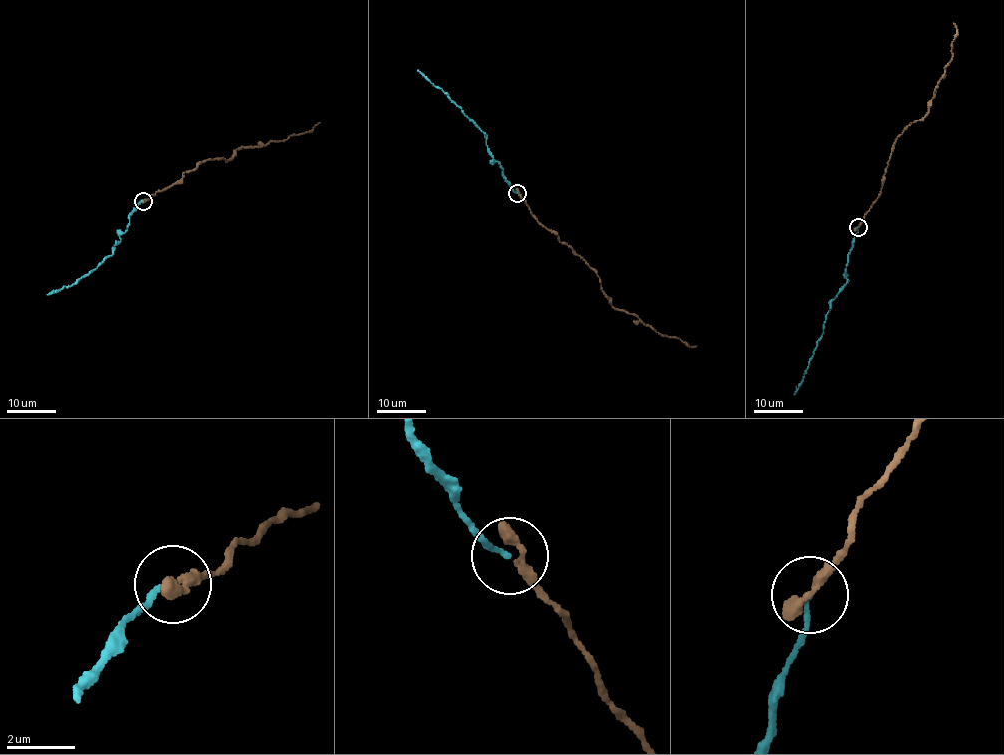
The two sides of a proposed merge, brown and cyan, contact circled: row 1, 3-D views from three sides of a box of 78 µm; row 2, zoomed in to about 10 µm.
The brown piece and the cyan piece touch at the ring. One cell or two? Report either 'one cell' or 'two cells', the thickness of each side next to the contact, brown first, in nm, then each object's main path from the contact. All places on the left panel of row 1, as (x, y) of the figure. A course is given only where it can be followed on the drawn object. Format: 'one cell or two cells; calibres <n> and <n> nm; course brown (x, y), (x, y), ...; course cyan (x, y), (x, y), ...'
one cell; calibres 240 and 160 nm; course brown (144, 201), (204, 161), (224, 158), (225, 161), (238, 148), (284, 140), (310, 130), (320, 122); course cyan (142, 201), (129, 217), (127, 231), (120, 235), (121, 241), (112, 250), (112, 255), (74, 284), (47, 294)

